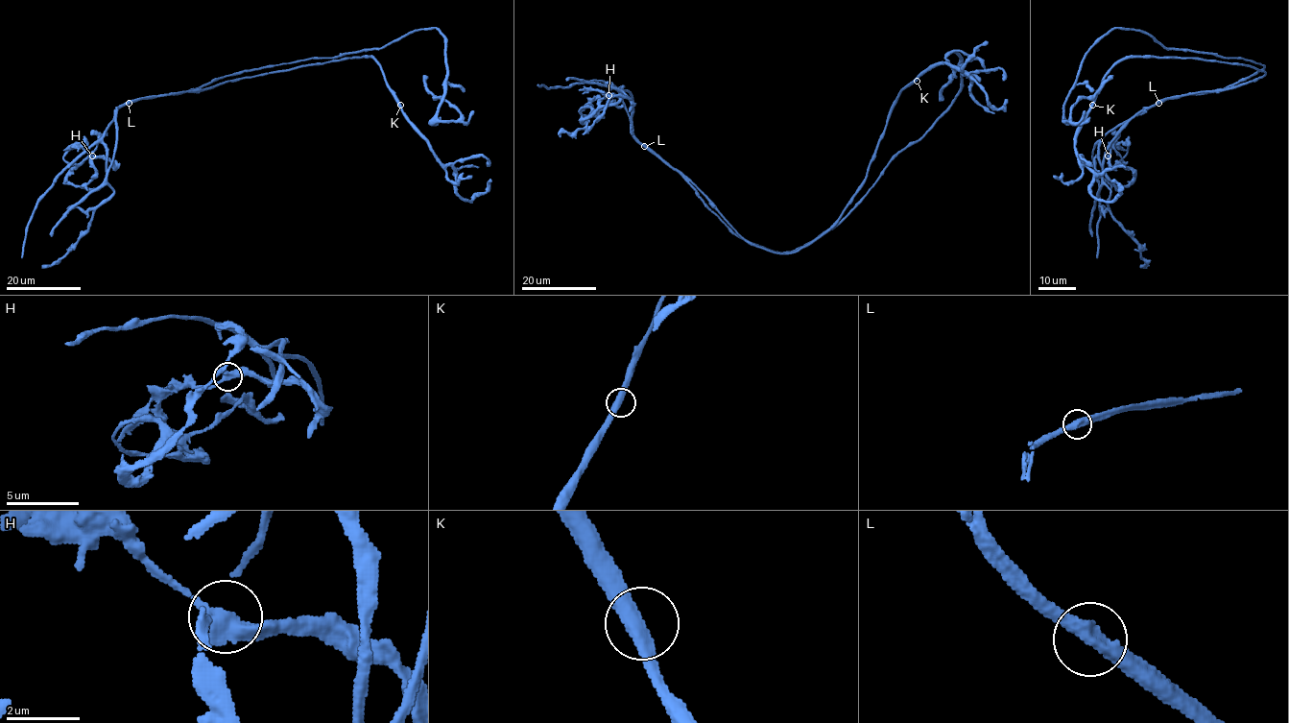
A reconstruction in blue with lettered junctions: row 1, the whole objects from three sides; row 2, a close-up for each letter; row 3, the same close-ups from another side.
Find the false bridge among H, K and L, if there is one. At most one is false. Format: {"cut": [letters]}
{"cut": ["L"]}

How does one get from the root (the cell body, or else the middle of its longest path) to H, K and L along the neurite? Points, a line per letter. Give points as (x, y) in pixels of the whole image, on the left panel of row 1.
H: (179, 94), (118, 107), (107, 180), (92, 189), (70, 183), (76, 165), (66, 153), (77, 142), (92, 156)
K: (179, 94), (201, 91), (228, 81), (302, 65), (371, 57), (380, 65), (387, 86), (400, 105)
L: (179, 94), (151, 96), (129, 102)

